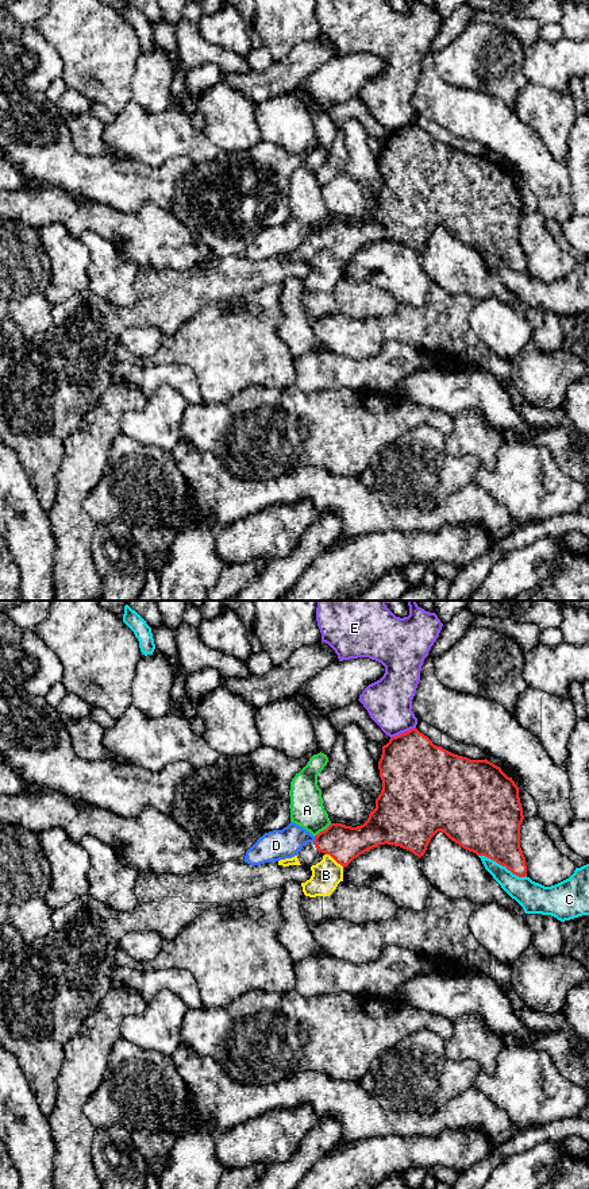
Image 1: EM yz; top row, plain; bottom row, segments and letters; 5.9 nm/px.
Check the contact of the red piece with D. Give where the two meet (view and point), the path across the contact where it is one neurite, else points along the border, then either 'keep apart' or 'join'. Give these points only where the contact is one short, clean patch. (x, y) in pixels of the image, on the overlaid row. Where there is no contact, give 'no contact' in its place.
meets red in yz at (315, 840); border along yz (314, 837), (315, 841); keep apart

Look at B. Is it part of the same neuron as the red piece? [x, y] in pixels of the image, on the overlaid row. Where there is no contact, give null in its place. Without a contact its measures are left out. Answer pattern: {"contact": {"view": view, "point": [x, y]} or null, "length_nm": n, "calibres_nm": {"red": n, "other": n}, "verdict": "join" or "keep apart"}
{"contact": {"view": "yz", "point": [335, 860]}, "length_nm": 140, "calibres_nm": {"red": 220, "other": 180}, "verdict": "join"}

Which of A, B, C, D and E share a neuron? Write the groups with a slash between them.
A / B / C / D / E

